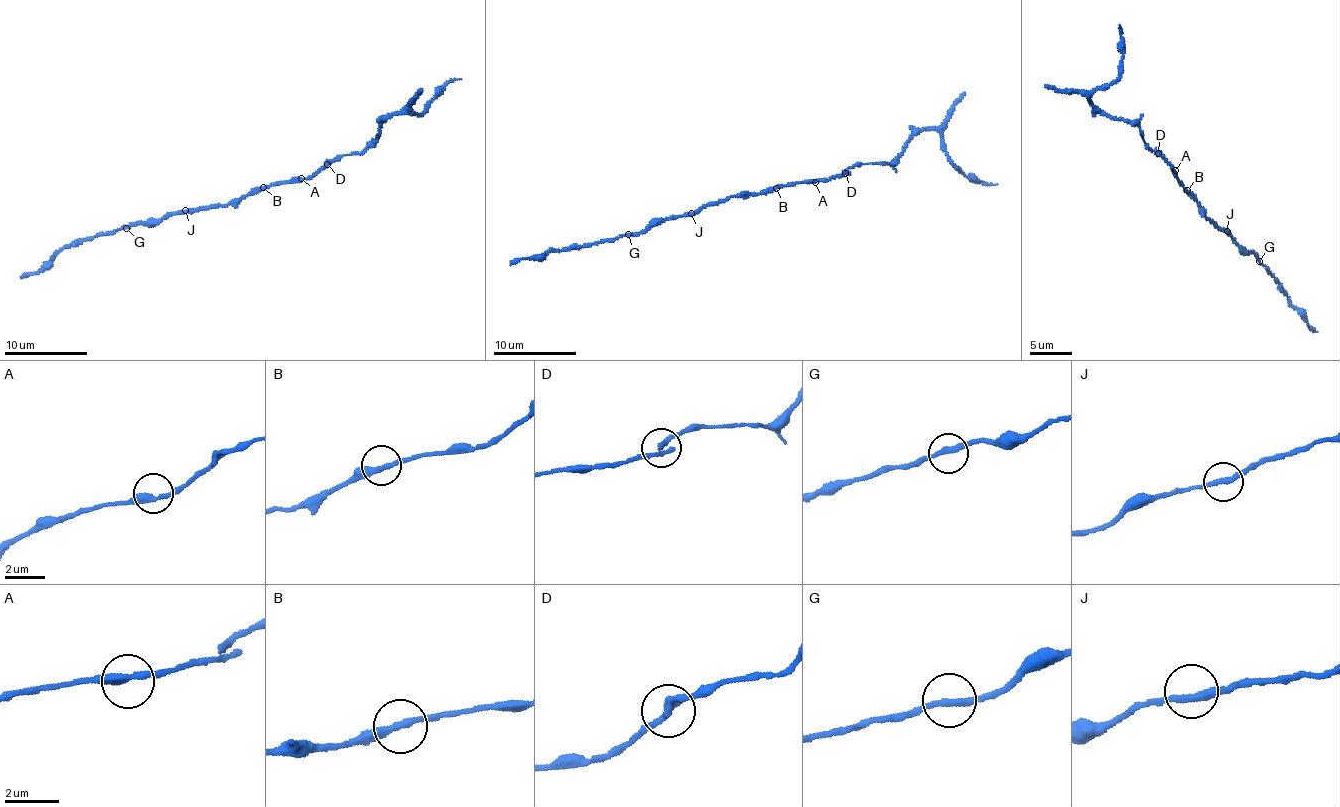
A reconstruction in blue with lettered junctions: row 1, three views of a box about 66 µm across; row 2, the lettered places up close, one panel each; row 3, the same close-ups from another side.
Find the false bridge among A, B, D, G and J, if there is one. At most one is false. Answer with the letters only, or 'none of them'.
none of them

